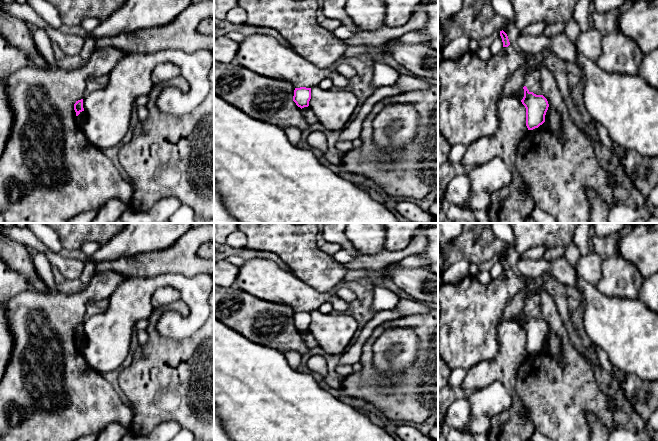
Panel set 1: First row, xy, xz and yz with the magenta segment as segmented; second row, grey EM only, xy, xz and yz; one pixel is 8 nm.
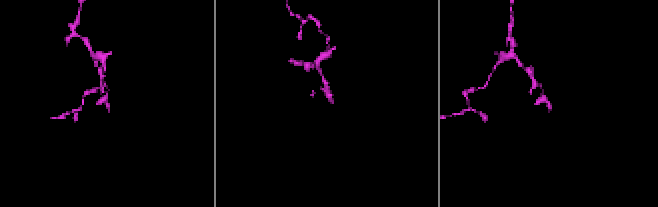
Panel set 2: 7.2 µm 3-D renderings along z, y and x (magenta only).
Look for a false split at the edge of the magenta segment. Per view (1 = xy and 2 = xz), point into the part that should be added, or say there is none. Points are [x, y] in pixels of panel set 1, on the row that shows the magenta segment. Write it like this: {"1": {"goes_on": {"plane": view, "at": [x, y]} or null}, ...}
{"1": {"goes_on": null}, "2": {"goes_on": null}}

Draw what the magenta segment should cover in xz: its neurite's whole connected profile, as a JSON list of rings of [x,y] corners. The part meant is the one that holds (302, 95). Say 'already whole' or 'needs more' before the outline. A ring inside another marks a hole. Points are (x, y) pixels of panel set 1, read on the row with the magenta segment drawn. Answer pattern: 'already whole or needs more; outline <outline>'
already whole; outline [[[300,87],[295,88],[293,101],[301,109],[309,106],[309,101],[311,99],[311,88]]]

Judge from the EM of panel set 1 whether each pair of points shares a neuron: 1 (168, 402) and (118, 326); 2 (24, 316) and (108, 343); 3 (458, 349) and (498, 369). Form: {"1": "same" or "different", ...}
{"1": "different", "2": "different", "3": "different"}

